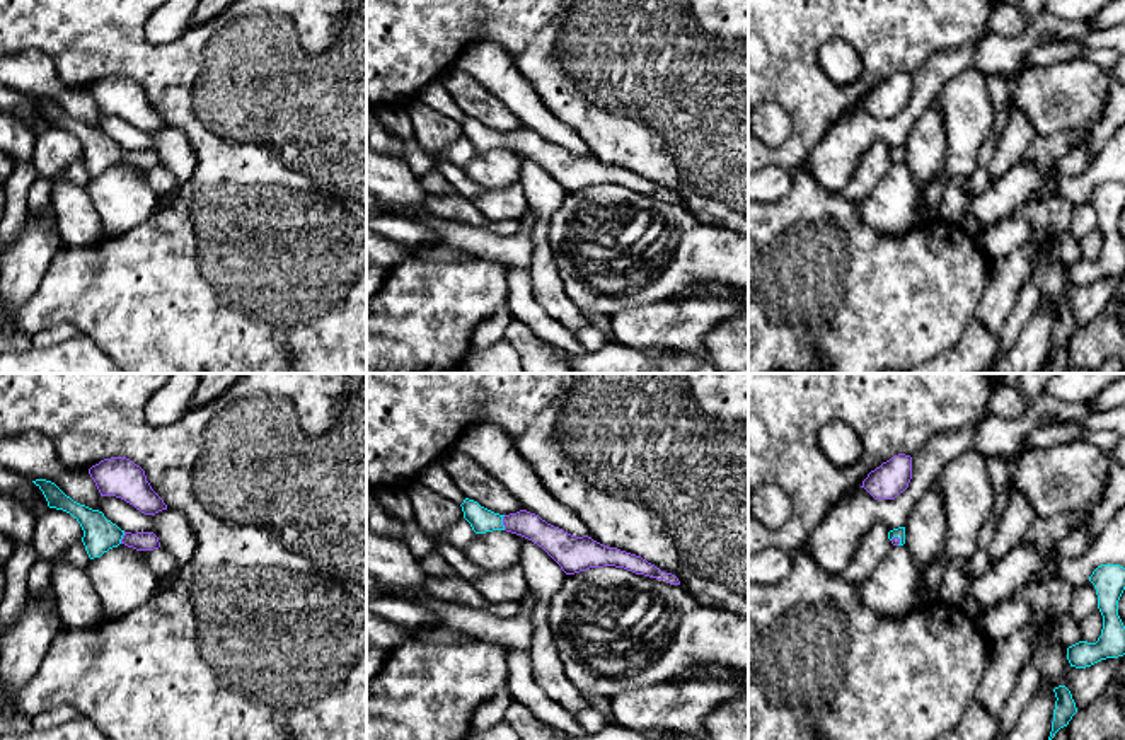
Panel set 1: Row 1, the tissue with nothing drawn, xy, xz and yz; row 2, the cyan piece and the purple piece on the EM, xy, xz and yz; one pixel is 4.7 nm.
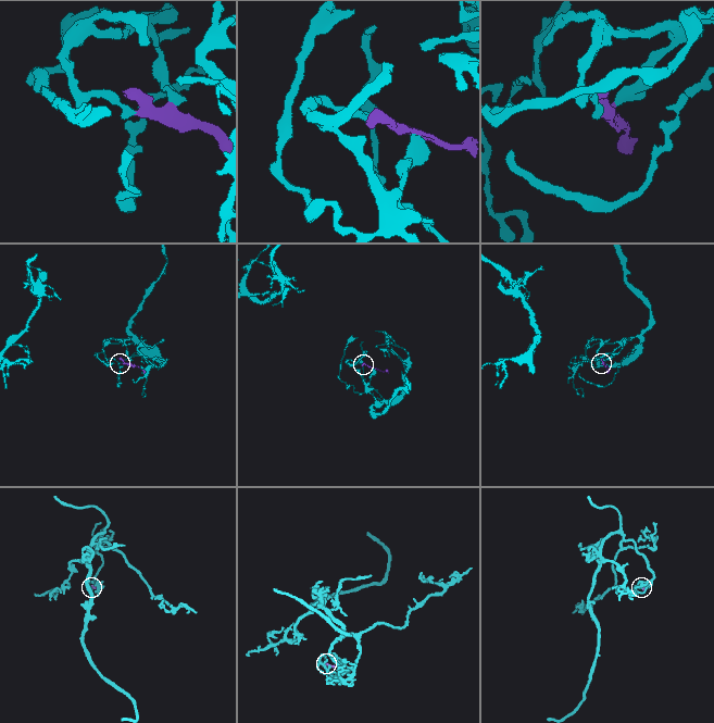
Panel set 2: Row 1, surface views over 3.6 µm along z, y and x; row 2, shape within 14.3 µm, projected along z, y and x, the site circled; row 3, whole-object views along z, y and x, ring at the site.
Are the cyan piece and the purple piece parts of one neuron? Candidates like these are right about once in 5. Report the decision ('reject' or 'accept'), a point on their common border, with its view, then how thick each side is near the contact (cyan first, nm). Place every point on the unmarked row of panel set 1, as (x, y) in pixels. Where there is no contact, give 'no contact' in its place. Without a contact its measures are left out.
accept; meets cyan in xz at (501, 140); 120 nm thick on the cyan side, 120 nm on the other

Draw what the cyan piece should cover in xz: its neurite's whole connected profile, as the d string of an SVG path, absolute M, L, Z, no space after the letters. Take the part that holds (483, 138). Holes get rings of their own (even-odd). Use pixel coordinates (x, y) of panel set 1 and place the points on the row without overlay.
M465 116L460 124L464 136L476 152L506 148L522 153L542 165L566 193L574 193L590 186L615 184L636 193L665 198L670 203L680 203L675 193L661 189L641 174L617 165L607 165L588 153L571 153L527 128L499 133L469 116Z

